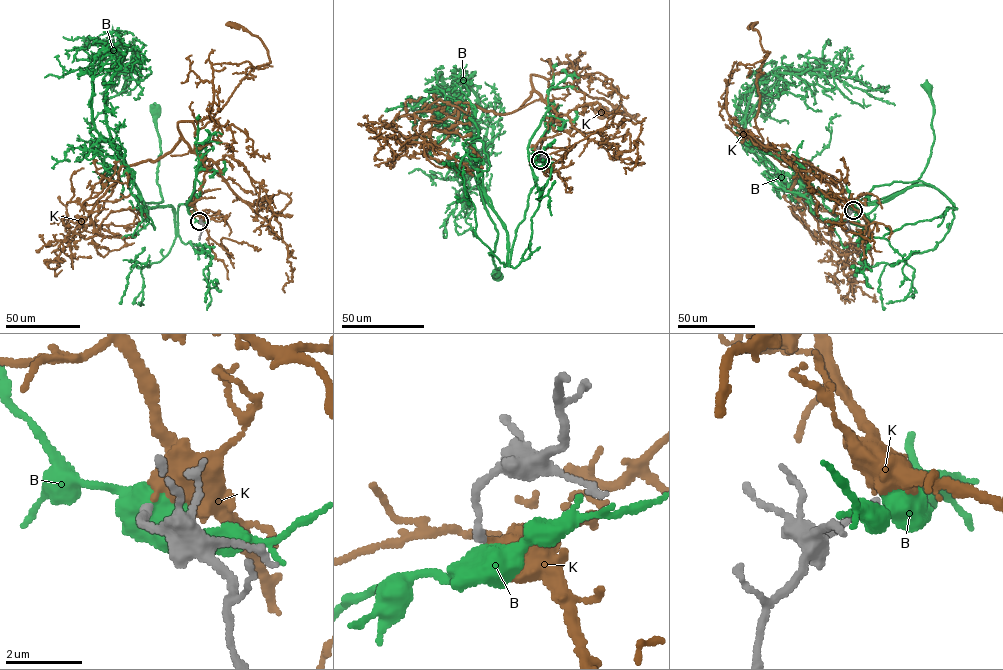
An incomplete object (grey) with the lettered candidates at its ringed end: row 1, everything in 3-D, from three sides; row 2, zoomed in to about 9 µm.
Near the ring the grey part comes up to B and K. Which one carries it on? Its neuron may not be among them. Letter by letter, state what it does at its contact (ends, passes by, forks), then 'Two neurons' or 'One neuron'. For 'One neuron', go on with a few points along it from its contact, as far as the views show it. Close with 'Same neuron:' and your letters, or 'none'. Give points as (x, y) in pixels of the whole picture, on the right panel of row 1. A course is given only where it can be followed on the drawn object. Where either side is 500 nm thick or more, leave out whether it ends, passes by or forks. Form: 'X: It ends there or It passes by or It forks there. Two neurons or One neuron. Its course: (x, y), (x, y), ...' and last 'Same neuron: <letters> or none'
B: Two neurons
K: One neuron. Its course: (853, 210), (834, 177), (750, 143), (763, 140), (755, 119), (756, 82), (767, 51), (751, 25)
Same neuron: K

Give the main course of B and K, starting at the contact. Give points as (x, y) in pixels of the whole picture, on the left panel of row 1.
B: (199, 221), (194, 204), (179, 204), (177, 235), (172, 205), (150, 208), (137, 199), (163, 200), (154, 112)
K: (199, 221), (193, 185), (205, 157), (178, 123), (203, 128), (250, 71), (270, 62), (259, 38), (233, 25)

